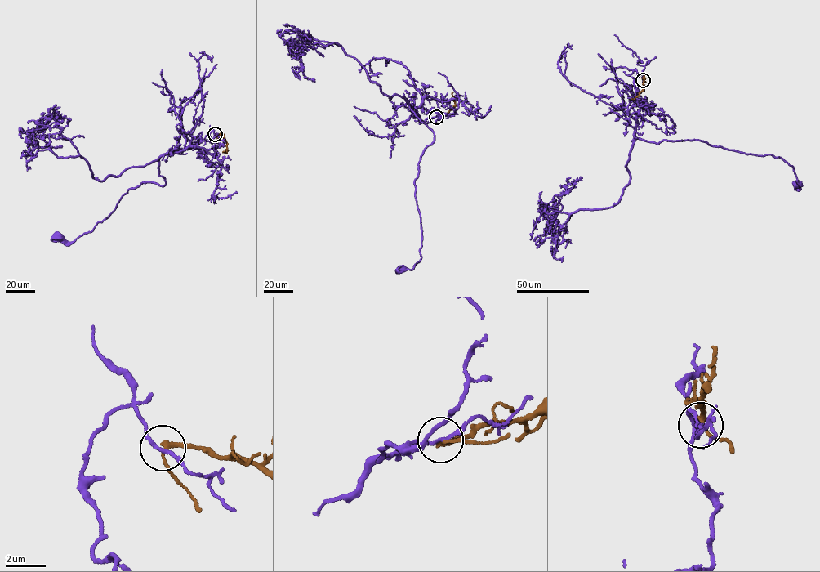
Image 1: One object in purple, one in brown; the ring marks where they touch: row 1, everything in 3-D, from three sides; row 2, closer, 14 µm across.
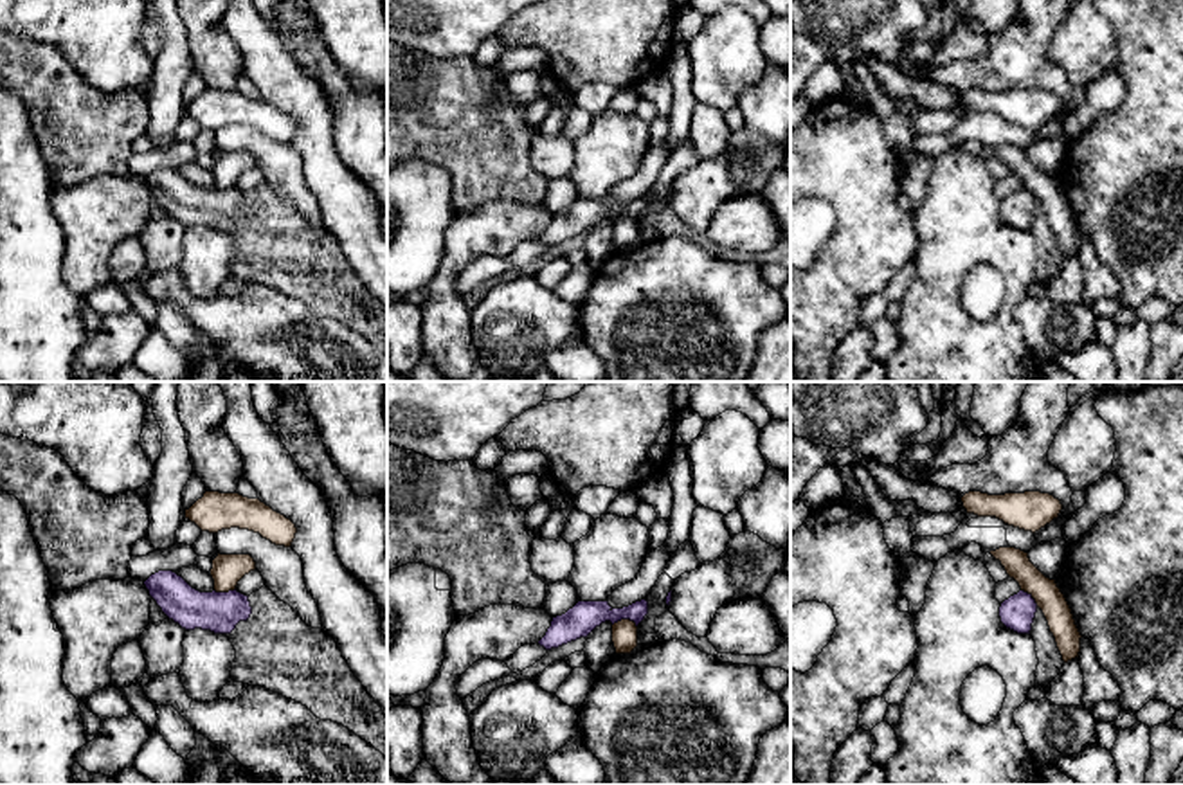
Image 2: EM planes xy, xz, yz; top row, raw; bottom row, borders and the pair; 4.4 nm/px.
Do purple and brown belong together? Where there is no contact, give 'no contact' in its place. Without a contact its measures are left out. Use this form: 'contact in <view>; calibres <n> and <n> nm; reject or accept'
contact in xz; calibres 140 and 110 nm; reject

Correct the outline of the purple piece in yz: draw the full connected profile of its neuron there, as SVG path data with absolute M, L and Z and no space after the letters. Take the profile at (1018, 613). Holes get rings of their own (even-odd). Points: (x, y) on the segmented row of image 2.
M1025 591L1010 596L999 607L1001 623L1017 634L1030 634L1035 612L1037 603L1032 594Z

